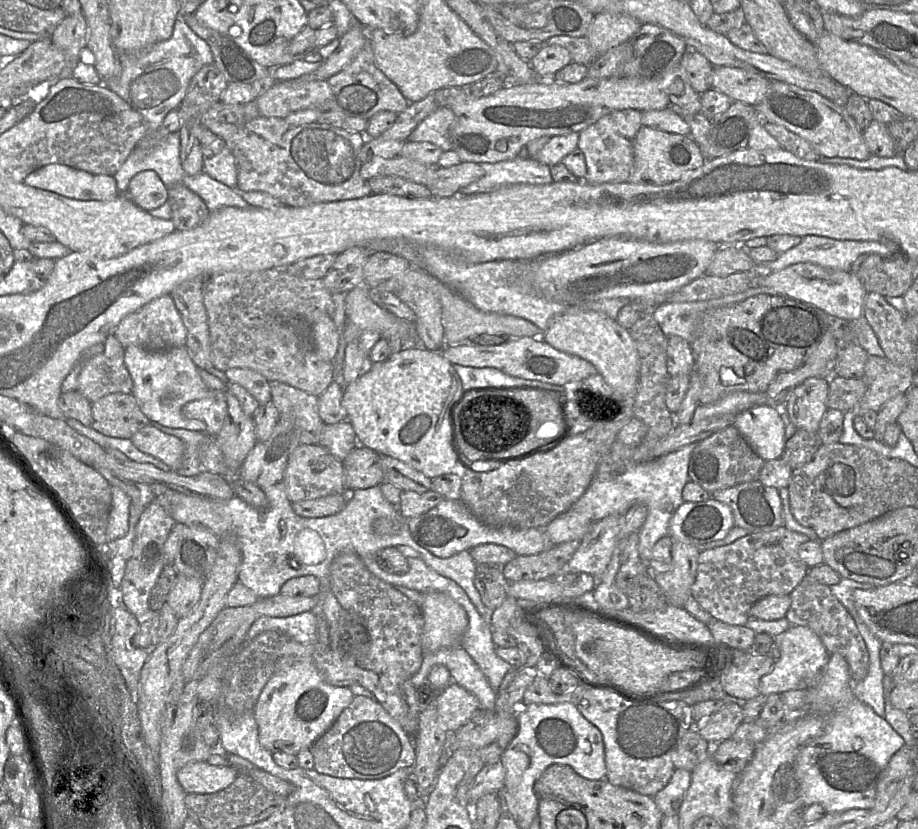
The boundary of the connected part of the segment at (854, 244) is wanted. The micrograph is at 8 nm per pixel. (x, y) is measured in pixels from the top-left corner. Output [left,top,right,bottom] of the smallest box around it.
[763,235,897,273]

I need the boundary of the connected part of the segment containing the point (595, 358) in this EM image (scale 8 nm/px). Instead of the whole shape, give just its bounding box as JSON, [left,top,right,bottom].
[542,307,640,408]

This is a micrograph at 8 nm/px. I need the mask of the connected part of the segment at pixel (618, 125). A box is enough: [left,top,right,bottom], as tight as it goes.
[577,110,642,185]

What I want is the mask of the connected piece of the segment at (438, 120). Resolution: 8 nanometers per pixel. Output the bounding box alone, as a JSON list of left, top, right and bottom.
[408,106,455,151]

